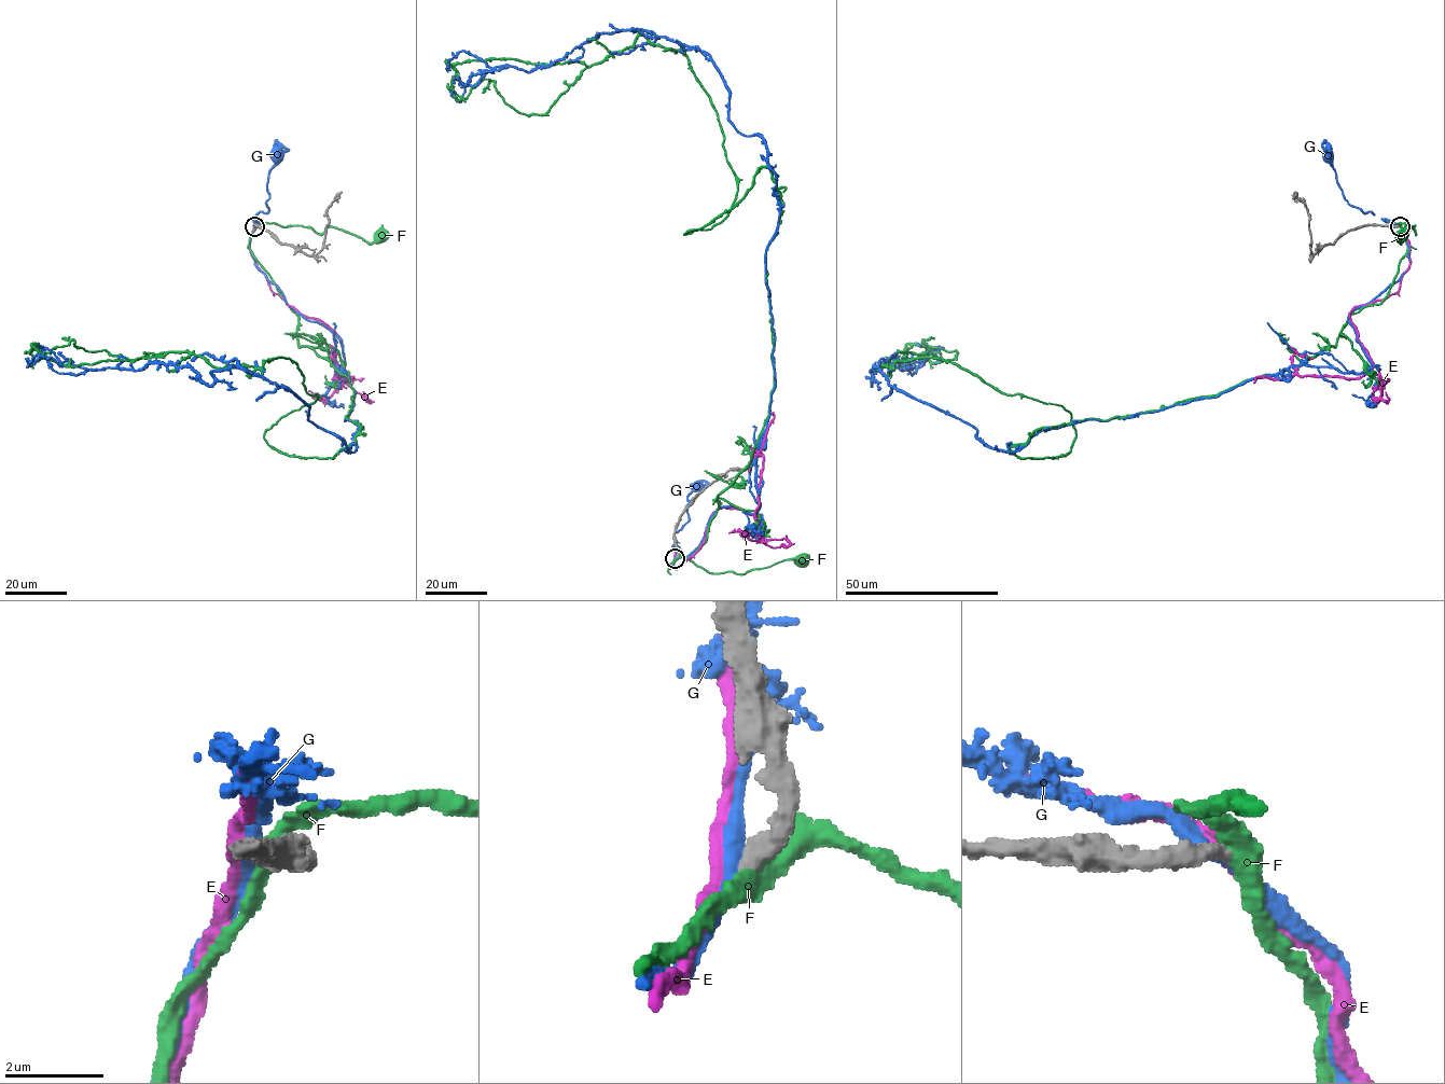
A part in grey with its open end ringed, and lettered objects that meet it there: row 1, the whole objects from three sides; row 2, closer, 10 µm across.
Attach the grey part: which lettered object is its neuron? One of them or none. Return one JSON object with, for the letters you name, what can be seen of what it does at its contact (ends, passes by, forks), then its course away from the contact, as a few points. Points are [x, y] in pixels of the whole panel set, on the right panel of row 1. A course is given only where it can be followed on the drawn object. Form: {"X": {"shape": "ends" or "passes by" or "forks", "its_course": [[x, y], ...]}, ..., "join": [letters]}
{"join": []}

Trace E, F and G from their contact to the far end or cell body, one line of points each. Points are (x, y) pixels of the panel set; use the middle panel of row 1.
E: (675, 558), (669, 568), (697, 551), (709, 517), (722, 508), (760, 517), (764, 531), (754, 510), (774, 412)
F: (676, 558), (690, 558), (713, 573), (740, 574), (803, 555), (803, 558)
G: (676, 558), (676, 533), (689, 520), (686, 496), (697, 485)

